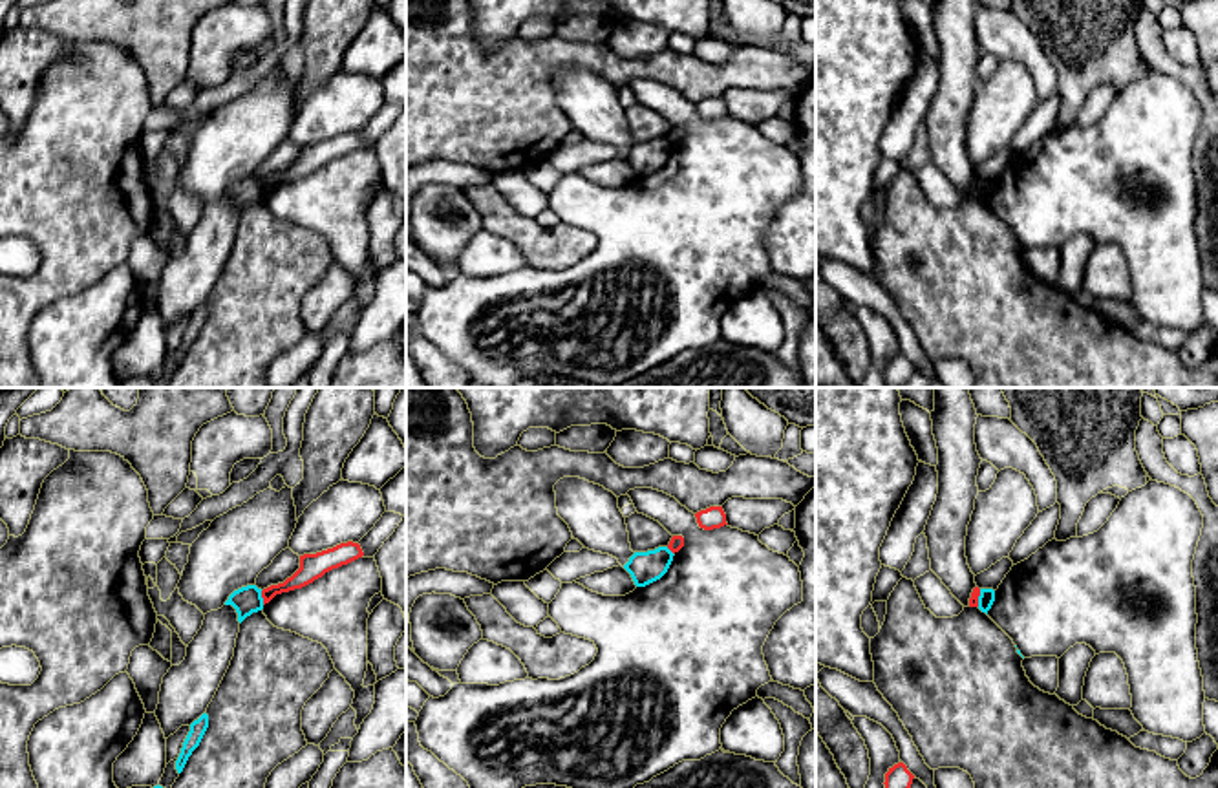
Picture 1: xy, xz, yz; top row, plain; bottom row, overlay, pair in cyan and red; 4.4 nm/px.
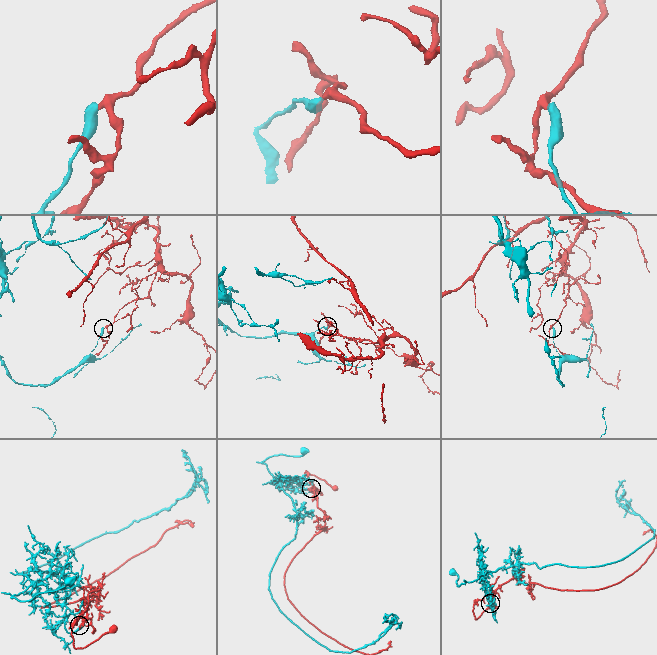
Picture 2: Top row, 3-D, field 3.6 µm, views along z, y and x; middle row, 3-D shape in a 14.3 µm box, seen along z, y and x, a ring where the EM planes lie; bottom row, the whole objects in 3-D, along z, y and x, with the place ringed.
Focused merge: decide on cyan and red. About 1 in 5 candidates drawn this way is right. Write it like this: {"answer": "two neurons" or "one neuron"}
{"answer": "two neurons"}

